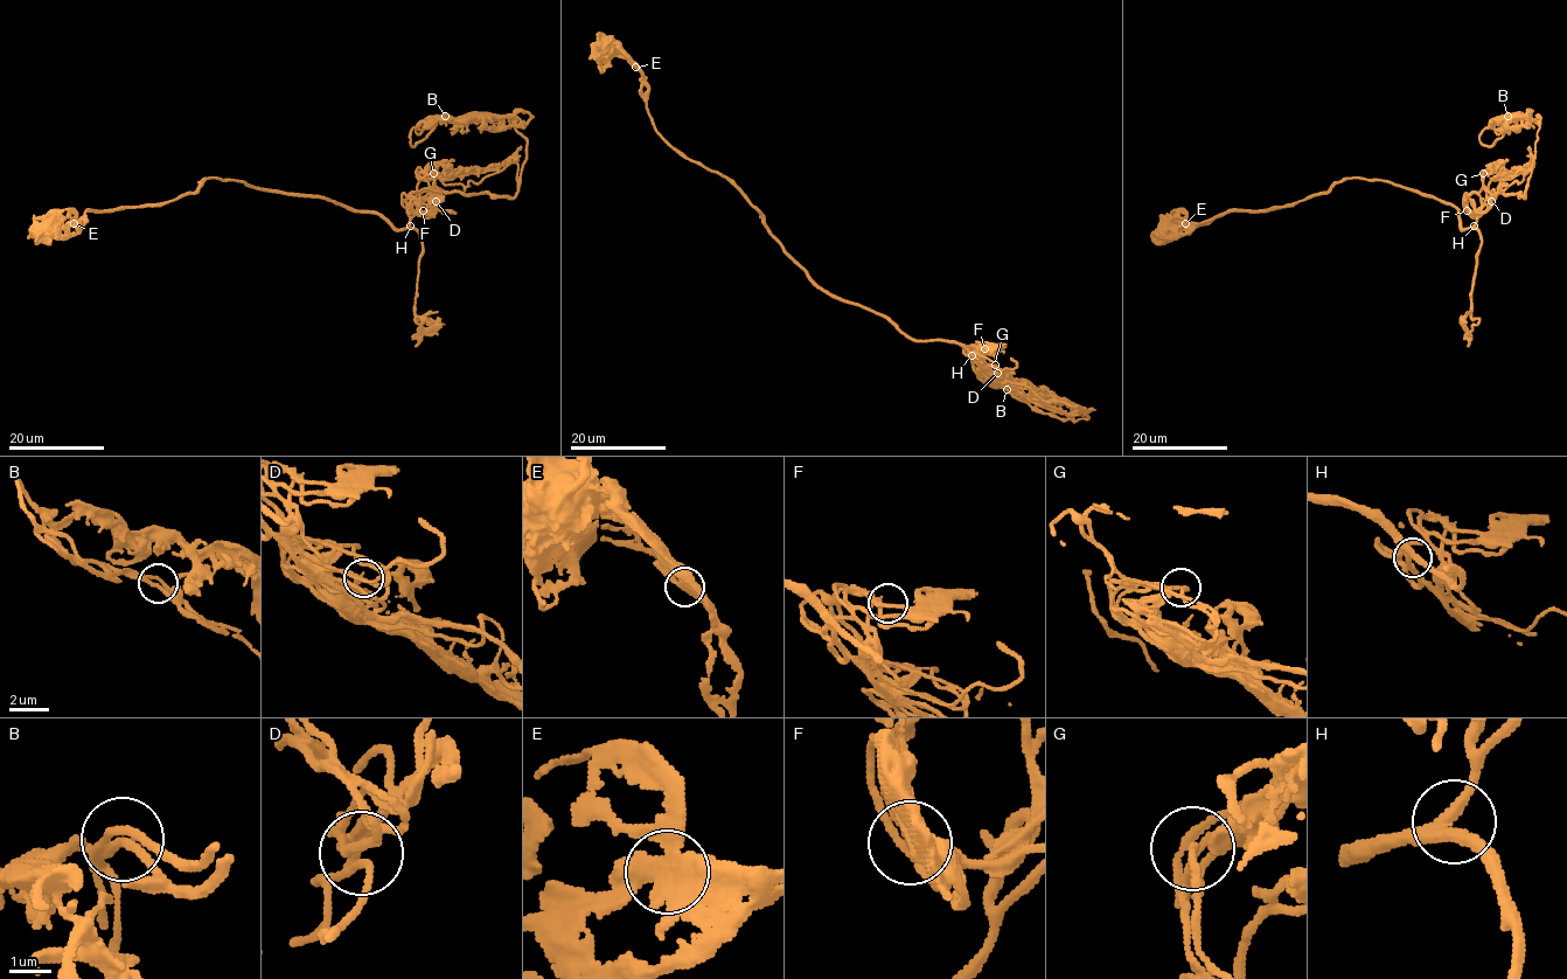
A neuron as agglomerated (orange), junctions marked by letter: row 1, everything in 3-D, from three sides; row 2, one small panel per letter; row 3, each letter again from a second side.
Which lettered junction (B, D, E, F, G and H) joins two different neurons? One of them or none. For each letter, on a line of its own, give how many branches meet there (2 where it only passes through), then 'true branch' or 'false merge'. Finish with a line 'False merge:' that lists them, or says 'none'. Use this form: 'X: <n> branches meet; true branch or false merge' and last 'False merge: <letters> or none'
B: 3 branches meet; true branch
D: 3 branches meet; true branch
E: 3 branches meet; true branch
F: 4 branches meet; true branch
G: 2 branches meet; true branch
H: 3 branches meet; true branch
False merge: none

